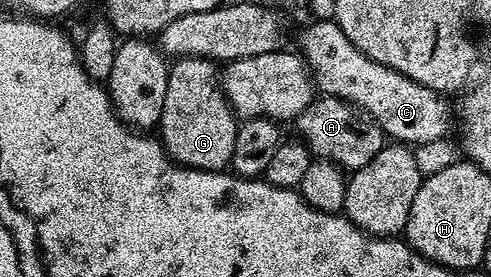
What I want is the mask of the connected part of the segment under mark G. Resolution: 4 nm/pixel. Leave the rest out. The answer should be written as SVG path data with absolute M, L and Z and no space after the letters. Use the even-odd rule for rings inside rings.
M178 58L169 65L158 137L173 162L195 170L231 167L237 125L238 116L224 95L217 63L211 58Z

